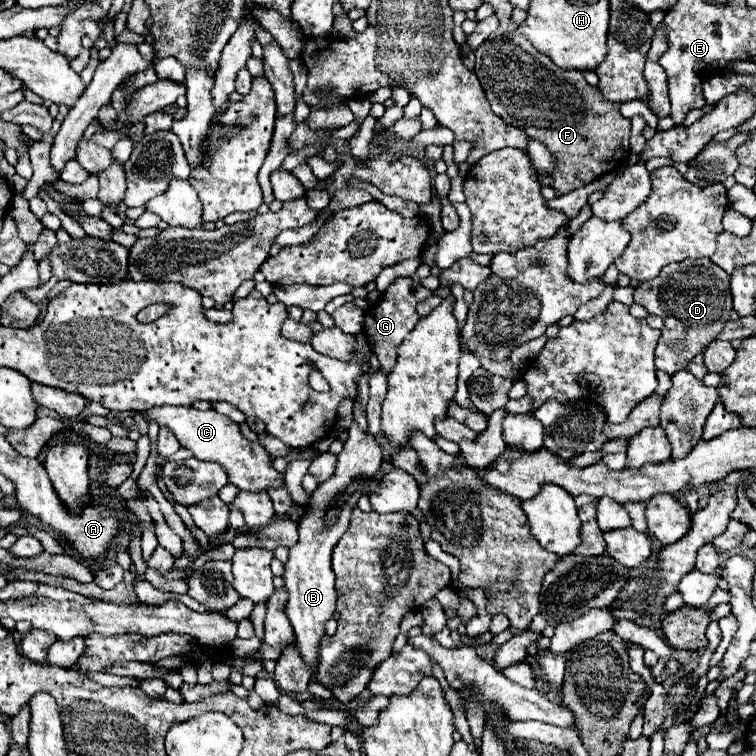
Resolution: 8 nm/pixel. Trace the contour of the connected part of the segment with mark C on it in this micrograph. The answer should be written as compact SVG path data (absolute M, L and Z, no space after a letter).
M157 406L157 408L143 410L139 414L147 422L149 420L157 422L159 428L167 426L175 434L179 444L191 450L195 458L221 464L227 470L229 482L235 484L239 490L259 492L259 490L267 490L269 486L279 486L283 480L283 474L273 470L271 456L265 452L265 448L259 442L245 440L239 430L239 424L215 410L201 412L193 406Z

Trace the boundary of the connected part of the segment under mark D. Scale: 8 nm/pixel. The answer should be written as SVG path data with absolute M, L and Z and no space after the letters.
M683 260L669 264L655 280L641 282L633 296L635 302L645 306L649 314L665 320L655 350L655 366L667 374L687 368L693 356L703 352L723 330L723 324L729 320L729 312L733 310L729 274L711 260Z

